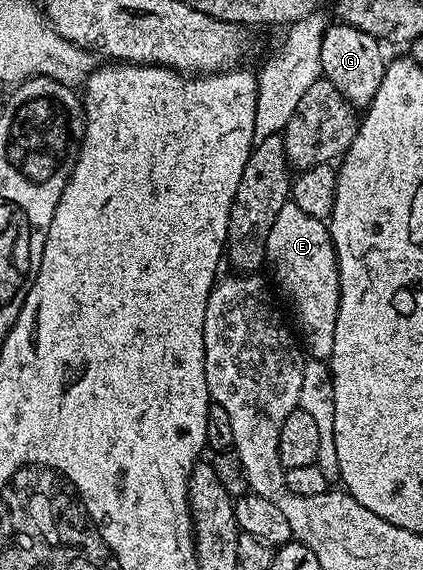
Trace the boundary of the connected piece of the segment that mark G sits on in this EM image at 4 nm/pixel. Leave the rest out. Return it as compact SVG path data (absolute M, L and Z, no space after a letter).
M345 24L329 25L326 36L322 36L322 75L338 88L338 92L354 108L366 108L374 100L382 84L386 57L380 51L382 42L356 27Z

